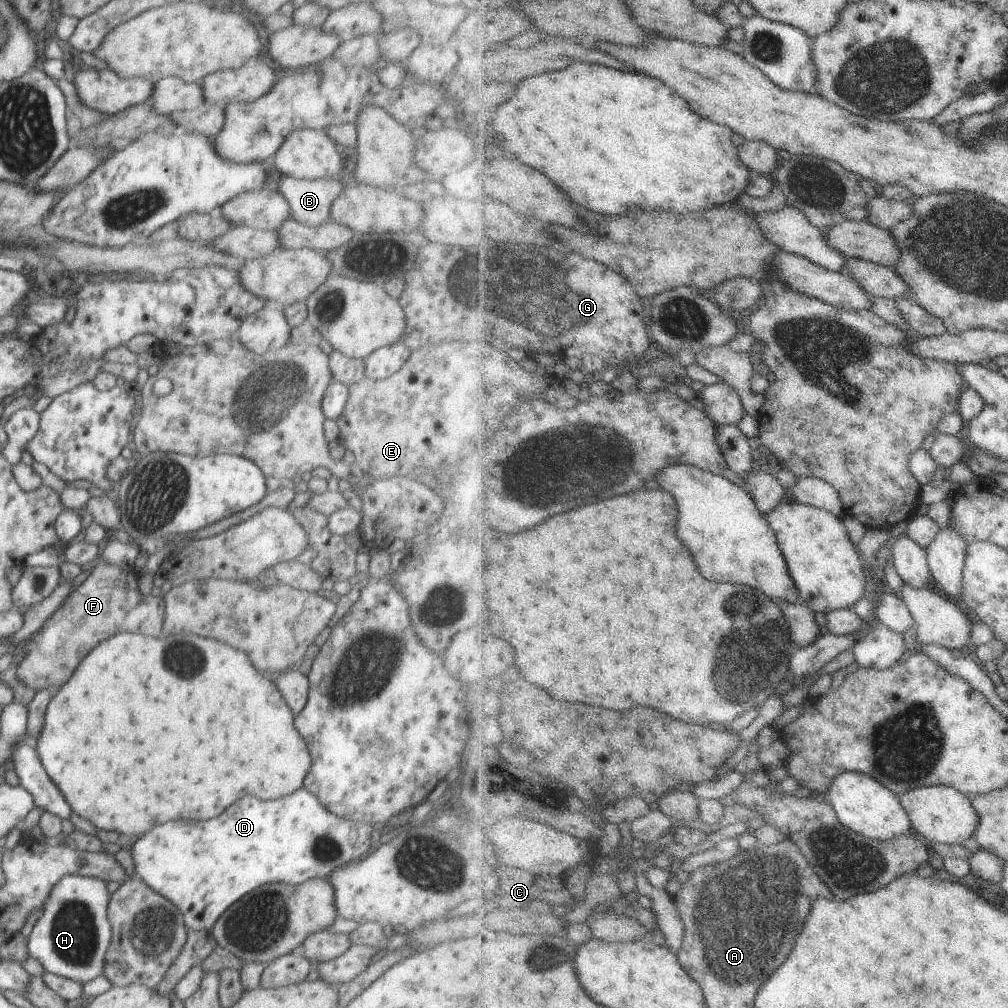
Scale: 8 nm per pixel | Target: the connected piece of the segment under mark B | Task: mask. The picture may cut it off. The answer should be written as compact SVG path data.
M283 176L277 191L289 204L290 218L318 227L329 218L331 204L342 192L342 186L338 178L302 180Z

